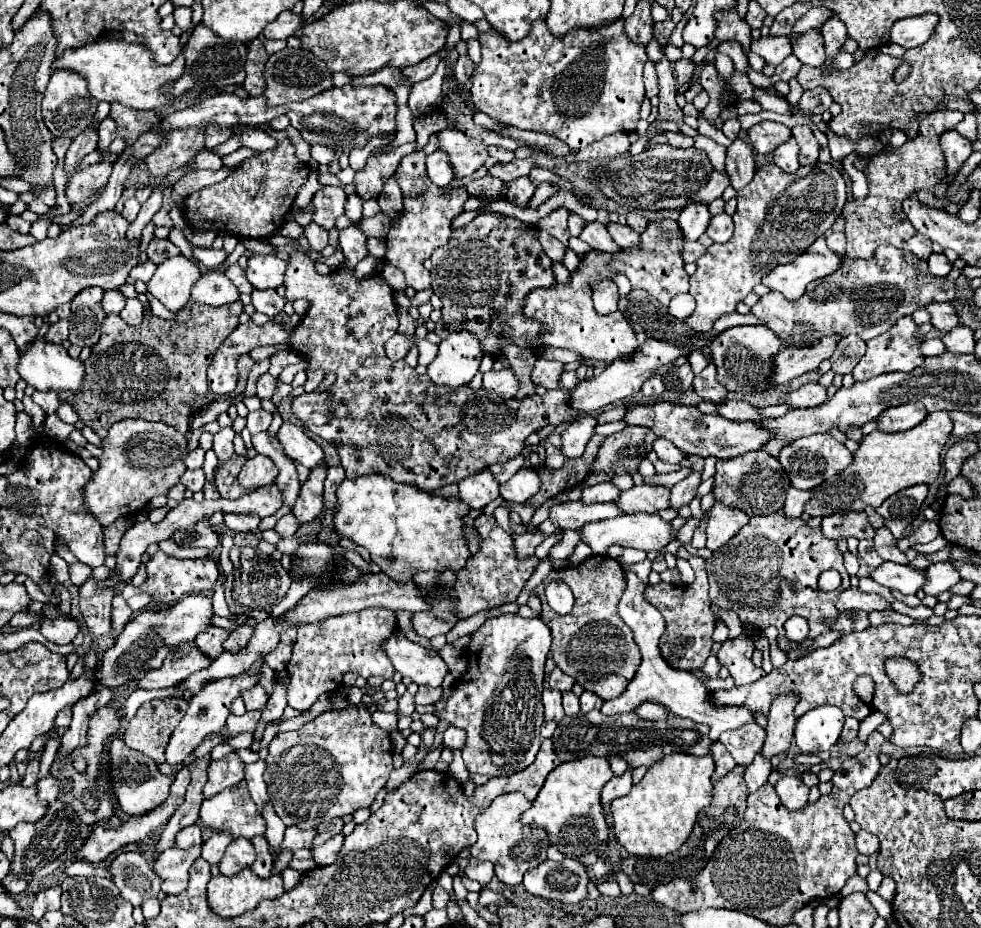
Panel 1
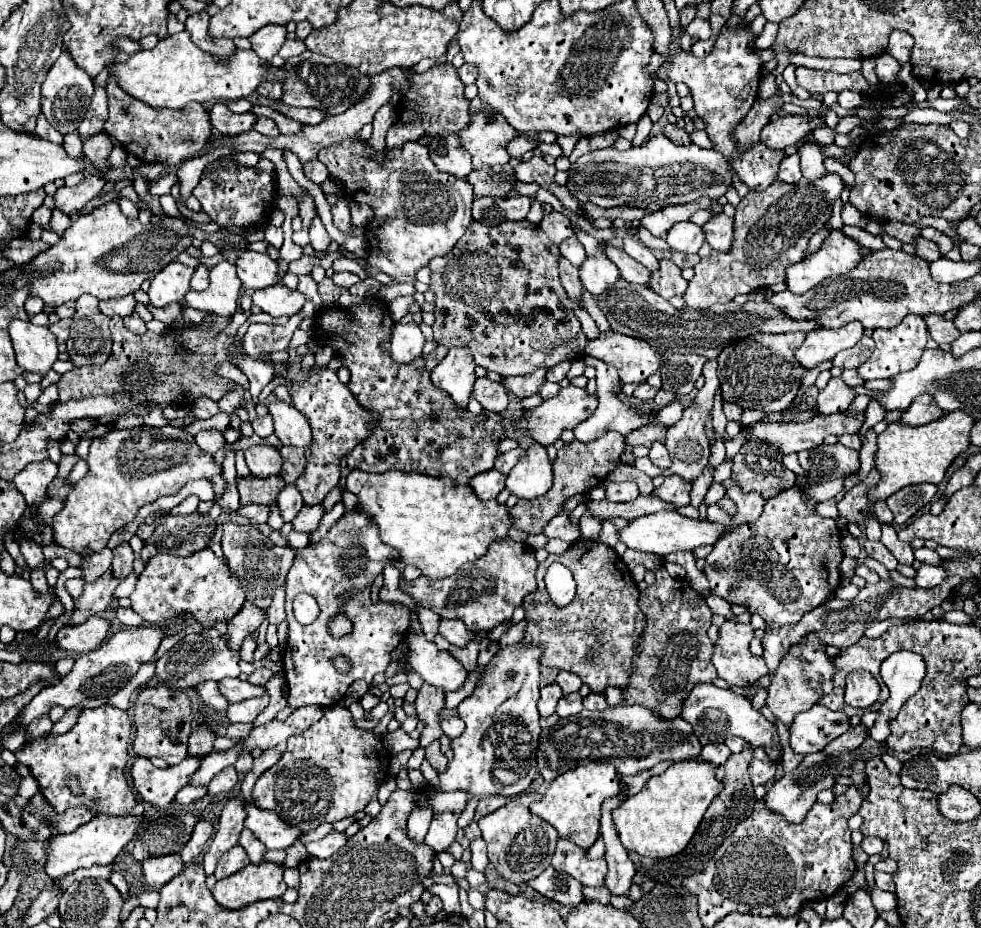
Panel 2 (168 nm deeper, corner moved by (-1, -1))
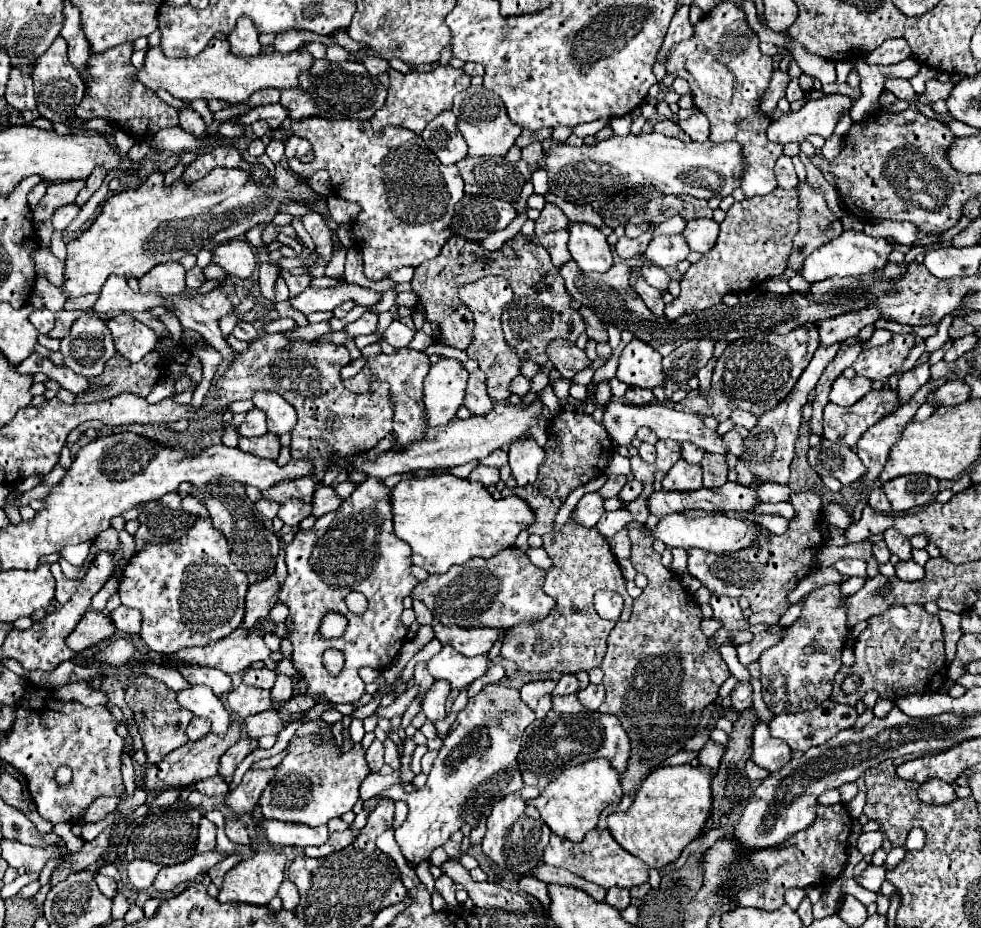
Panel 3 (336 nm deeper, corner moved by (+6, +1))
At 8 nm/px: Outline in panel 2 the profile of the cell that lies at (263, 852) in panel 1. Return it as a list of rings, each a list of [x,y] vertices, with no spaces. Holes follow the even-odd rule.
[[[250,829],[242,831],[242,835],[238,839],[238,845],[244,847],[244,851],[248,853],[248,857],[250,857],[252,863],[260,863],[262,861],[262,855],[264,855],[266,847],[262,847],[262,843],[254,837],[254,833]]]

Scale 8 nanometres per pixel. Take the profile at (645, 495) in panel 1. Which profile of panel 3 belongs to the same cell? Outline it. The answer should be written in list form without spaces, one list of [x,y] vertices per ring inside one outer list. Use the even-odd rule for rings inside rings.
[[[679,459],[661,481],[661,487],[663,491],[697,491],[701,489],[701,467]]]

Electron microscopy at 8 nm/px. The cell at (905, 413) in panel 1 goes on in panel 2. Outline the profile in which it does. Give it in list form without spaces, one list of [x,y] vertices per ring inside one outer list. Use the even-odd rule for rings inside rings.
[[[920,395],[902,415],[902,423],[904,425],[926,425],[930,421],[940,419],[942,415],[944,411],[934,403],[932,395]]]

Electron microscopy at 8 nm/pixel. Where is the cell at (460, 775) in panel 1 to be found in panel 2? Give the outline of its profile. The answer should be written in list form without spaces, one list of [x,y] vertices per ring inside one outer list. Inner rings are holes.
[[[424,683],[418,691],[418,697],[414,701],[416,715],[424,723],[424,731],[420,733],[420,745],[426,749],[432,741],[440,739],[443,735],[440,729],[440,711],[444,707],[444,693],[440,687],[436,689],[434,685]]]

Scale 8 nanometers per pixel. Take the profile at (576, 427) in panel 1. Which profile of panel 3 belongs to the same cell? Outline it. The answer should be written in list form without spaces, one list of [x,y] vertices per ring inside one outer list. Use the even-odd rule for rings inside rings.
[[[611,399],[609,403],[605,403],[605,411],[603,411],[603,427],[607,429],[609,437],[613,439],[613,443],[617,445],[629,445],[637,433],[639,427],[647,425],[649,429],[653,429],[657,433],[659,439],[673,439],[673,441],[691,441],[695,443],[697,447],[709,451],[709,453],[727,453],[727,447],[723,445],[721,437],[707,429],[703,425],[703,421],[693,415],[693,413],[679,413],[675,411],[673,407],[669,405],[663,405],[663,403],[649,403],[649,405],[627,405],[627,403],[621,403],[617,399]]]

